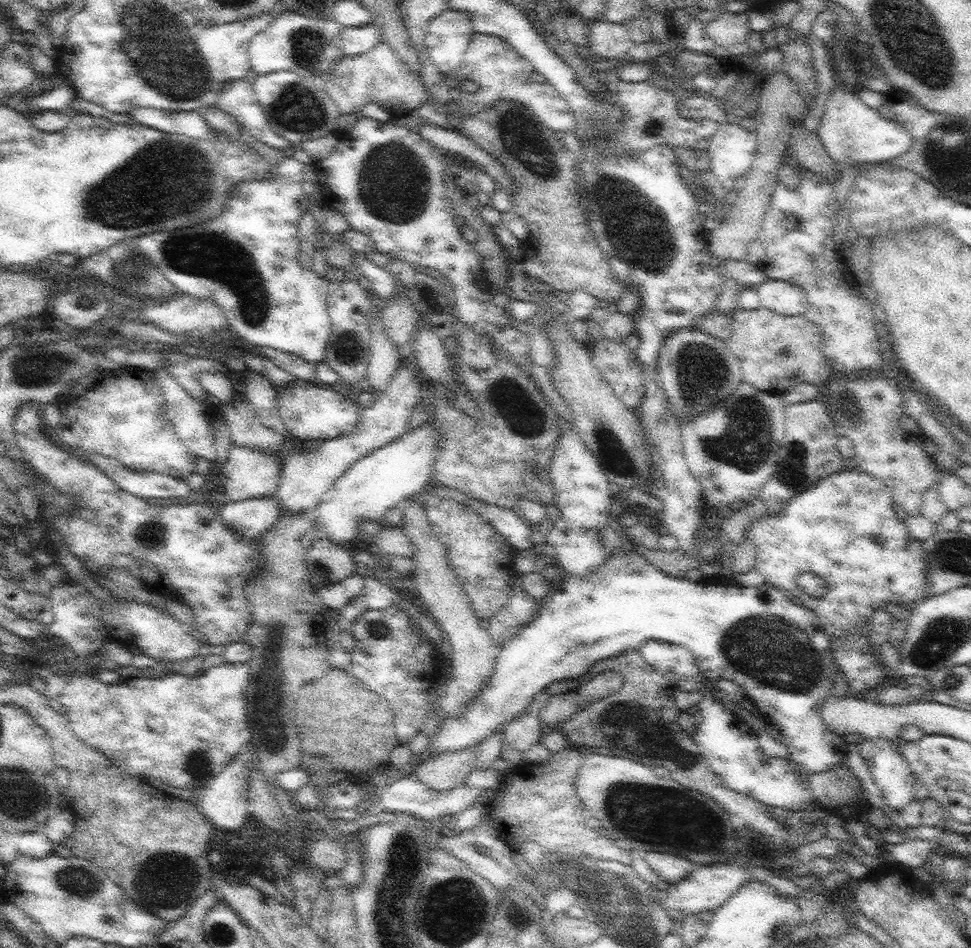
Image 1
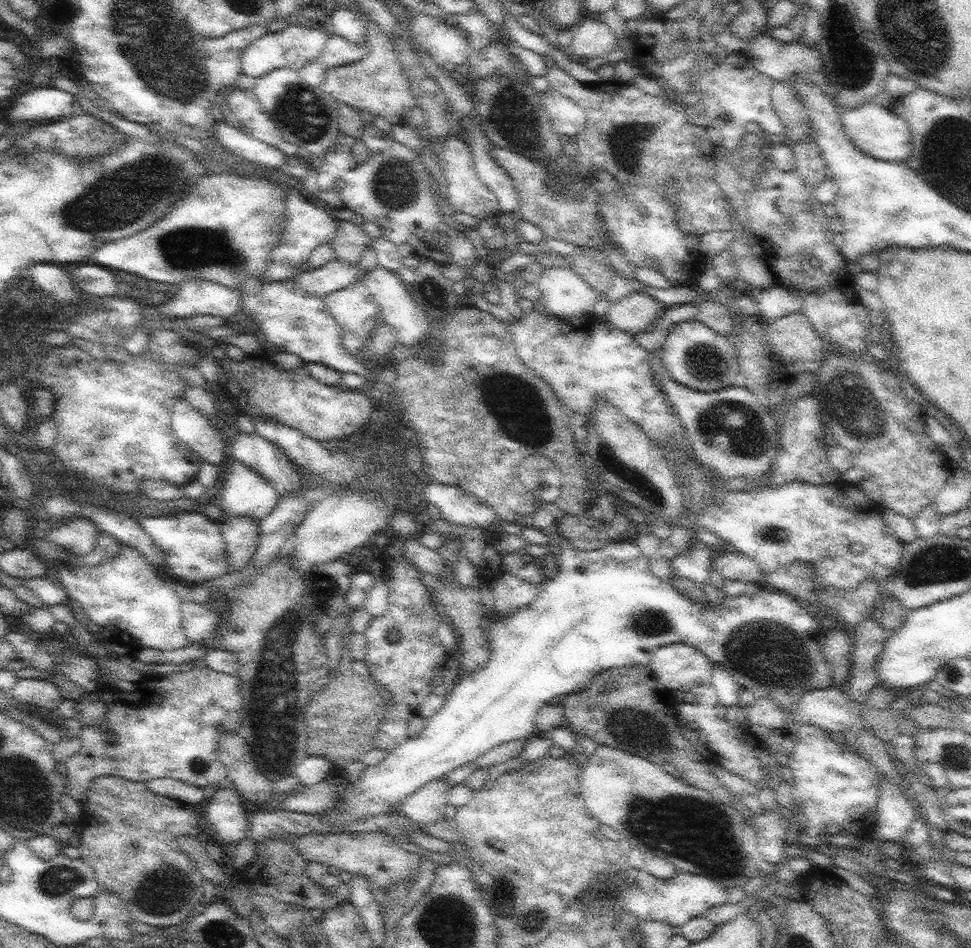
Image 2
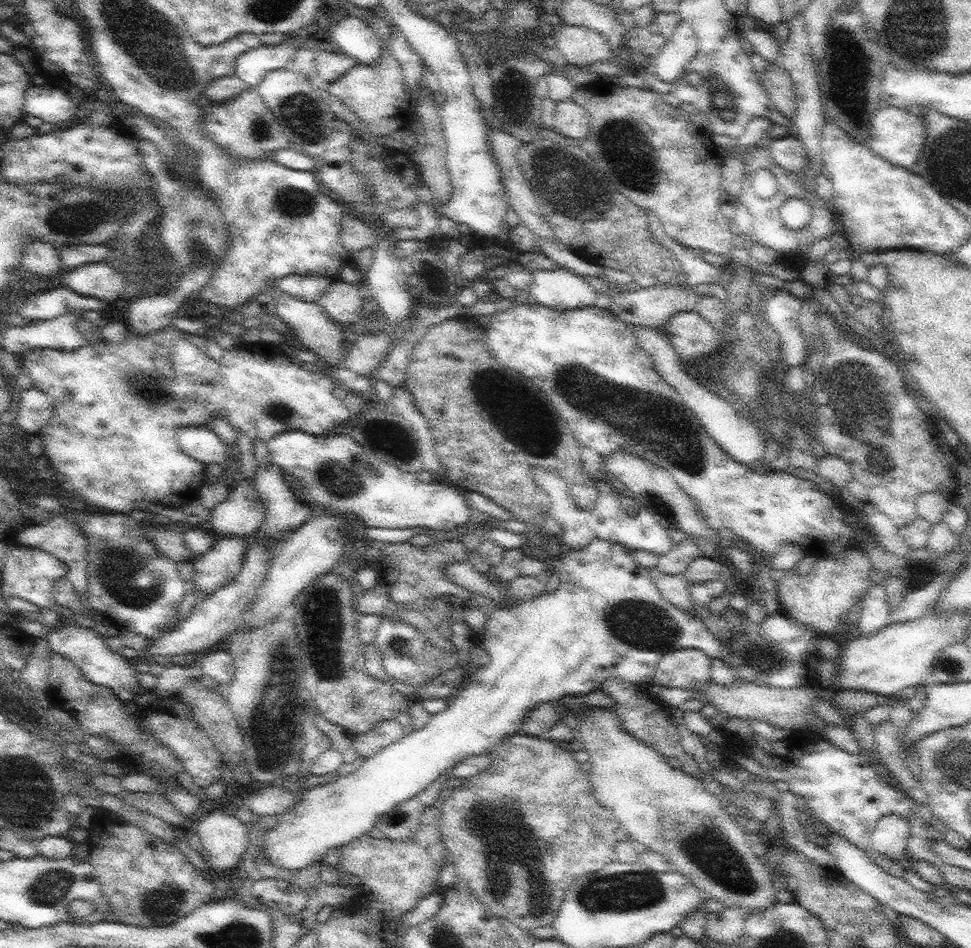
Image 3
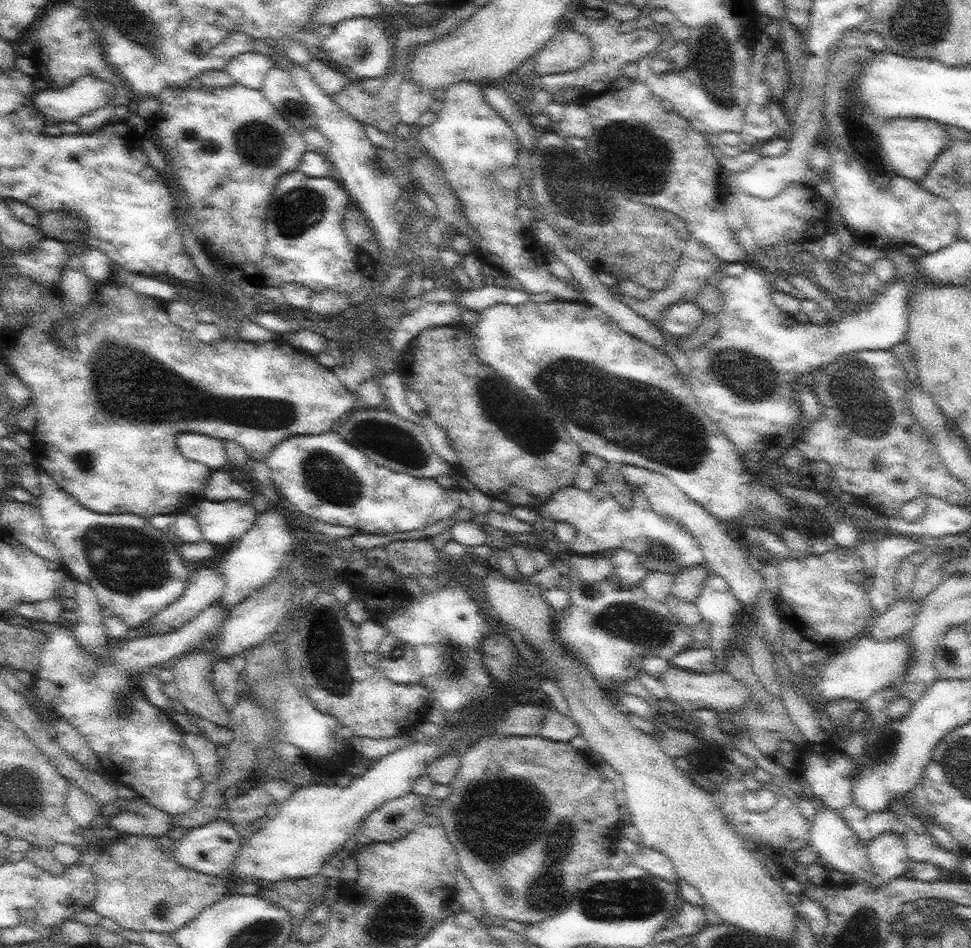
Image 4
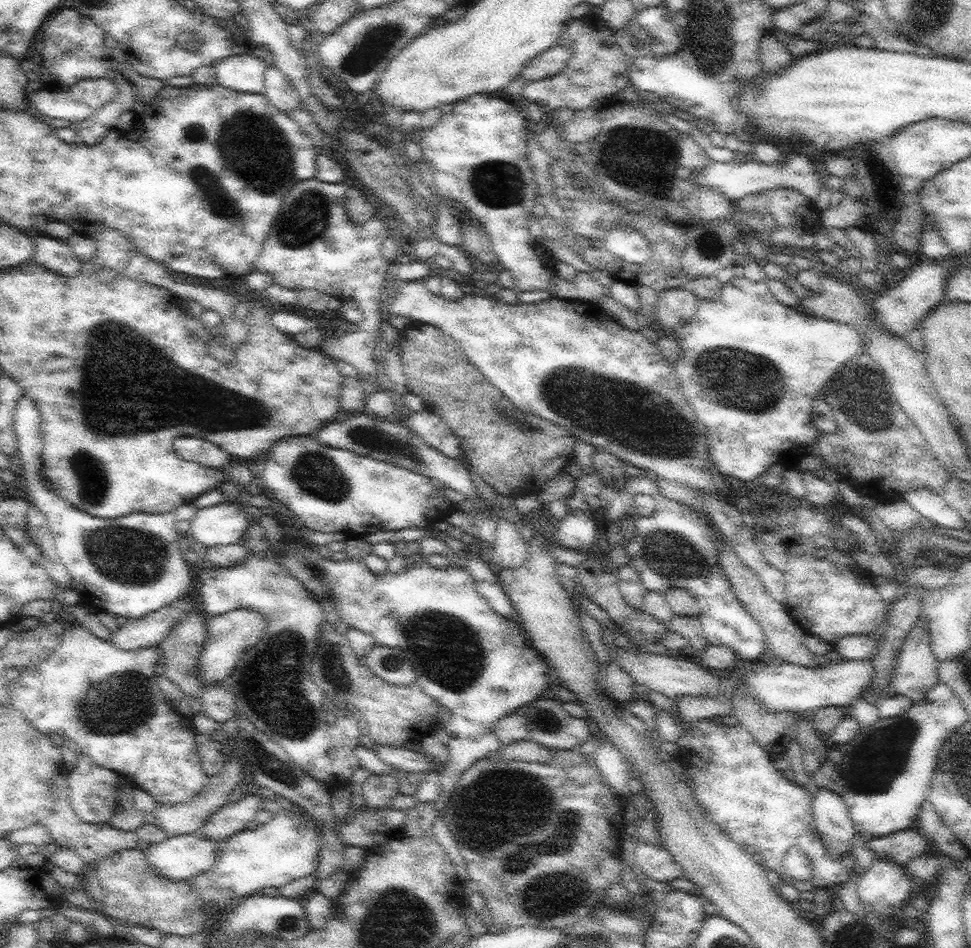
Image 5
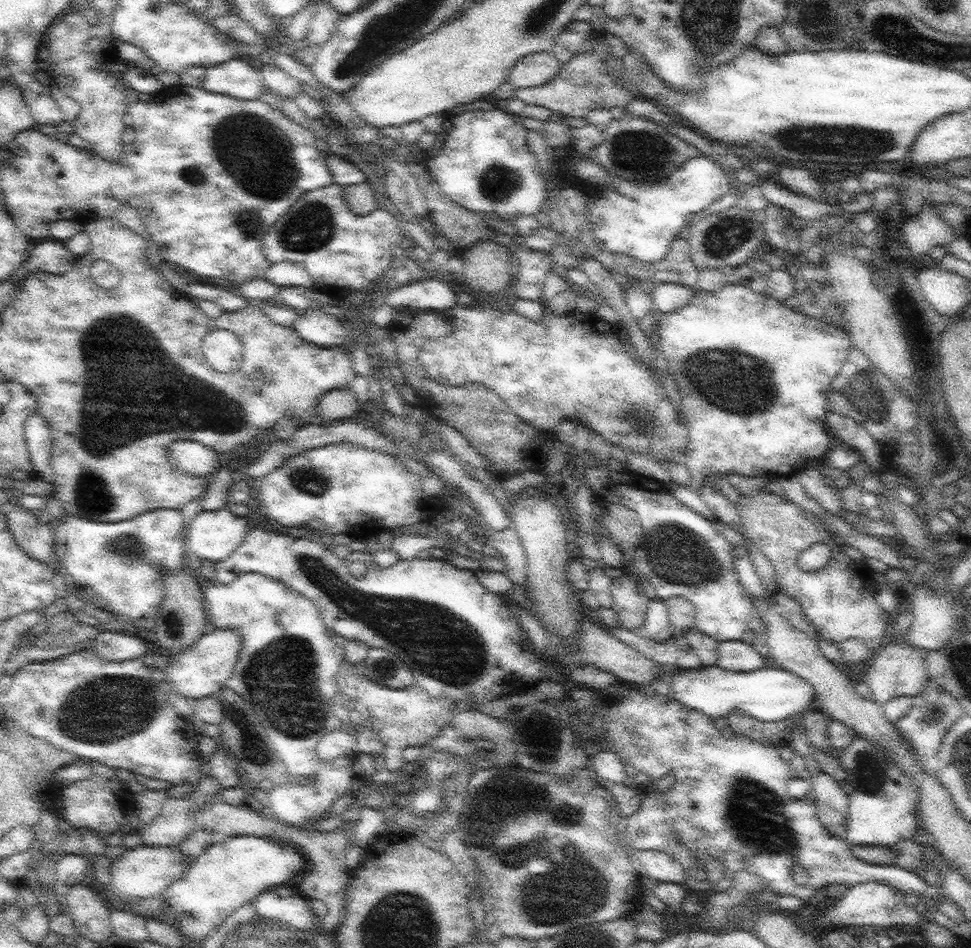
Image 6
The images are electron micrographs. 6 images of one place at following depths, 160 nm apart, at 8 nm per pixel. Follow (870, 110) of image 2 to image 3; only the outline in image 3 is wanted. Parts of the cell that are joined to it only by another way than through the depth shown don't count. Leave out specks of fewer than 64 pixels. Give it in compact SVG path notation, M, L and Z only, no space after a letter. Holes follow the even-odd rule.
M889 106L878 109L878 112L873 114L870 125L869 134L871 135L869 136L868 147L874 154L907 169L916 164L927 137L926 127L921 115L916 116L911 111L907 112L905 109Z

